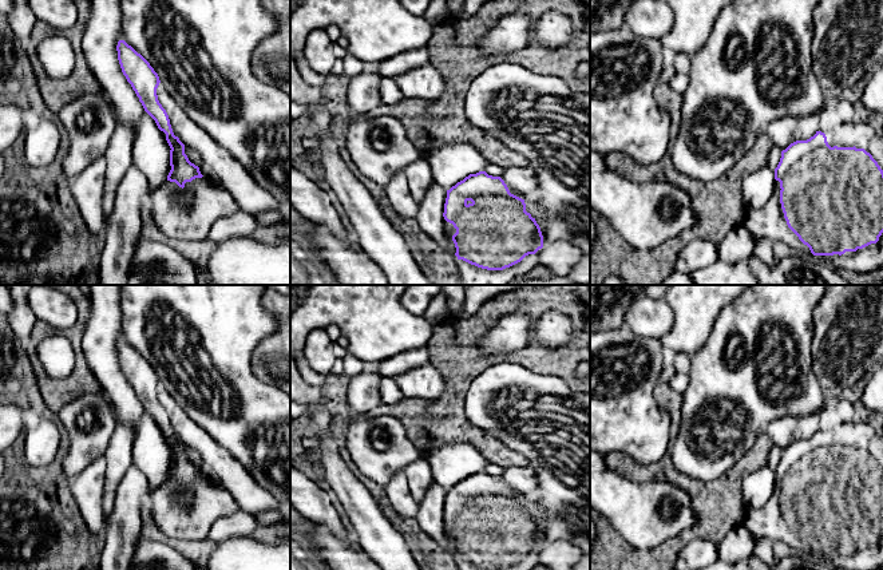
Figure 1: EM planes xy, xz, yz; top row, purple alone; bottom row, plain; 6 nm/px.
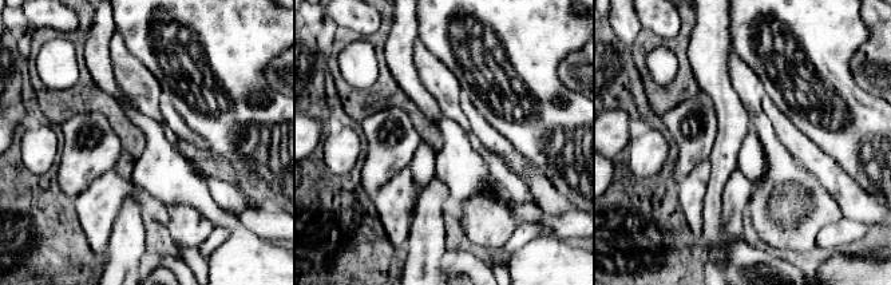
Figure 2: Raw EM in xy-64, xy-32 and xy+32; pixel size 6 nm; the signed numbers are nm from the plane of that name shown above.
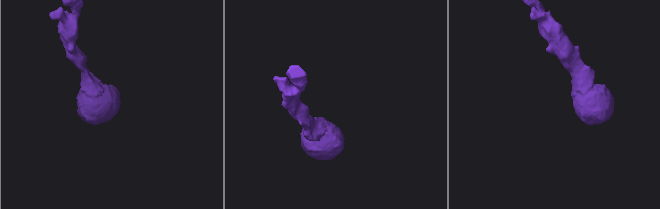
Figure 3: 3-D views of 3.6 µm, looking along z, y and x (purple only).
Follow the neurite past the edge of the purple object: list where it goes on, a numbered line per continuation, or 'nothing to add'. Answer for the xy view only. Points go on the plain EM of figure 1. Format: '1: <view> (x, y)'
1: xy (185, 514)

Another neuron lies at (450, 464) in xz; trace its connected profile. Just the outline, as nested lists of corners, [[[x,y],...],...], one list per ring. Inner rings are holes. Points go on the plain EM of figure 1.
[[[451,444],[432,450],[423,458],[432,468],[432,478],[443,488],[450,490],[470,474],[484,471],[488,462],[471,444]]]

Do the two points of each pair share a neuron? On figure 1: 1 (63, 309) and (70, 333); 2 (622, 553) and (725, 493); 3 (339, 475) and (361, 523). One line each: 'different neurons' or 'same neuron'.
1: different neurons
2: same neuron
3: same neuron

